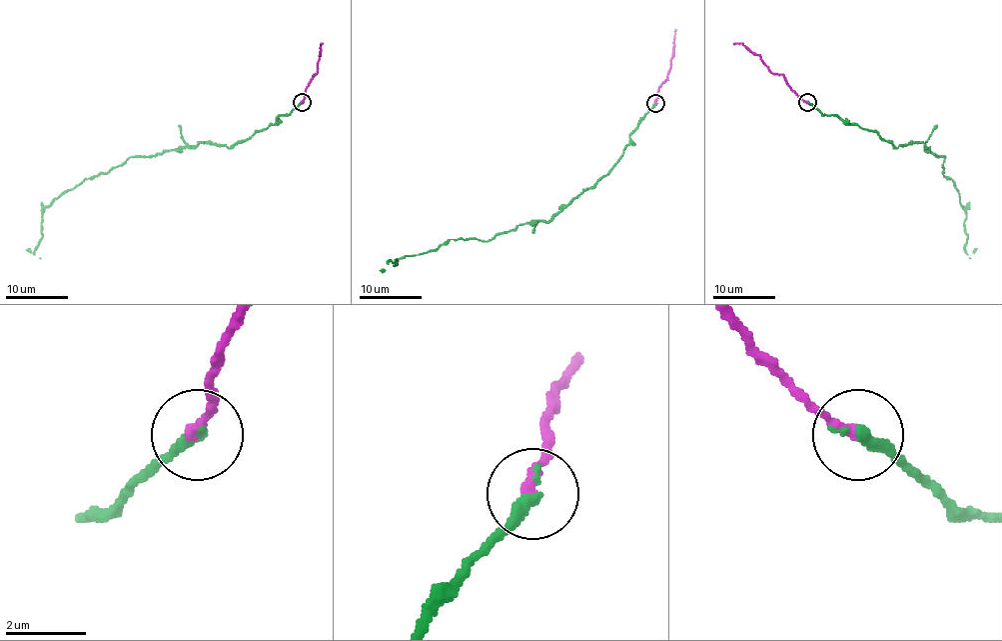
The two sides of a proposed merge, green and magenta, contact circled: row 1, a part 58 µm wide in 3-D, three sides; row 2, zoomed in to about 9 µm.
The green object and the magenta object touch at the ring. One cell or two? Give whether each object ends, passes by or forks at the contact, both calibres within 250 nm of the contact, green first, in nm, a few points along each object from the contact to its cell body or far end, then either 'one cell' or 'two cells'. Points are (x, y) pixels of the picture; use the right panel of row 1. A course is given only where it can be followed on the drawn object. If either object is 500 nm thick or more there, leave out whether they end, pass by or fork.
green ends | magenta ends | 360/280 nm | green via (807, 102), (895, 147), (915, 142), (945, 156), (965, 248), (974, 248) | magenta via (807, 102), (785, 79), (771, 71), (759, 55), (754, 55), (740, 43), (732, 43) | one cell

